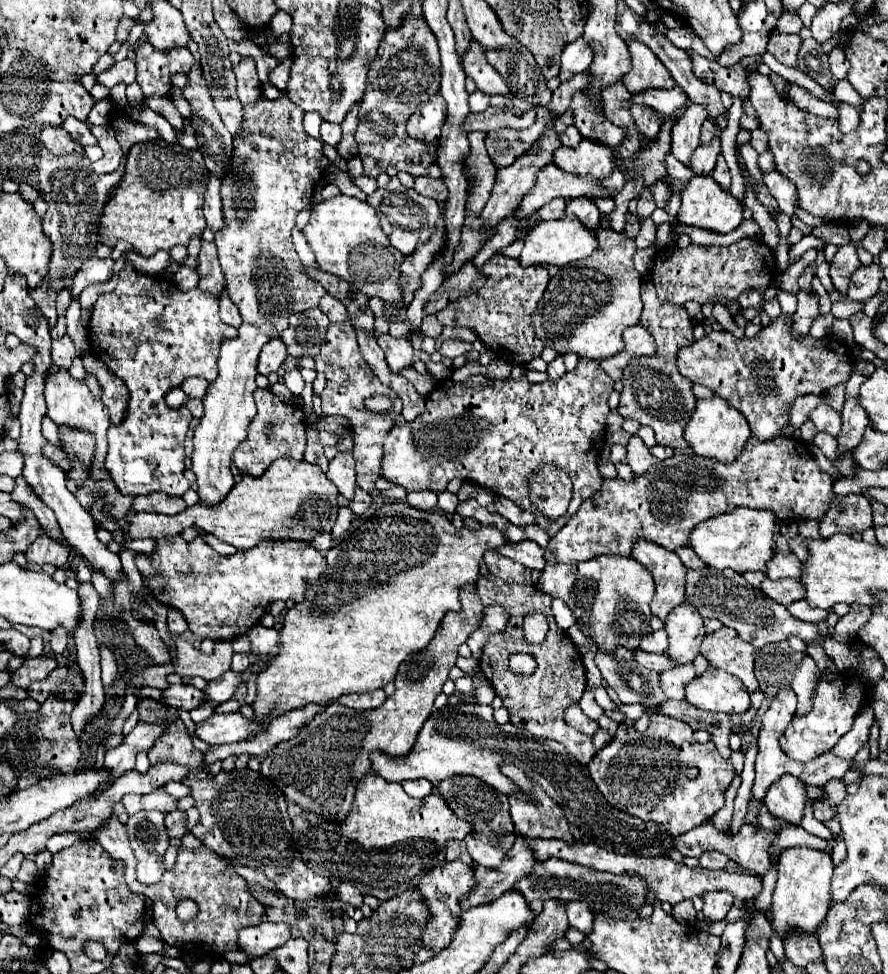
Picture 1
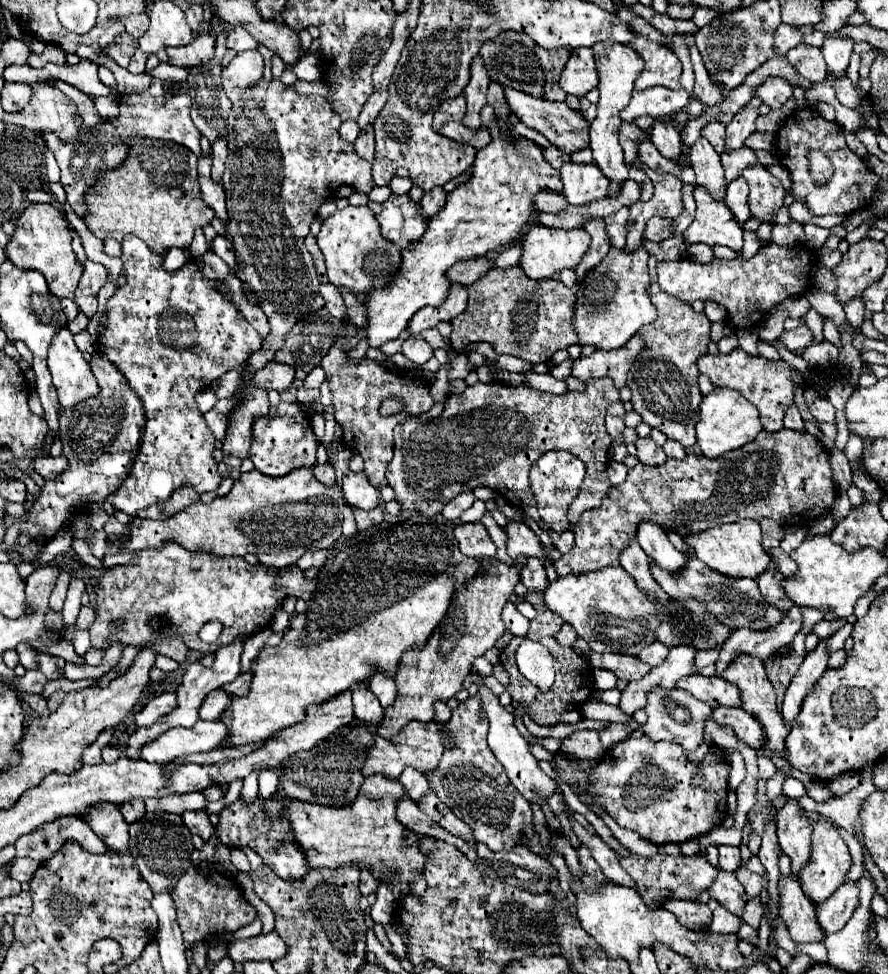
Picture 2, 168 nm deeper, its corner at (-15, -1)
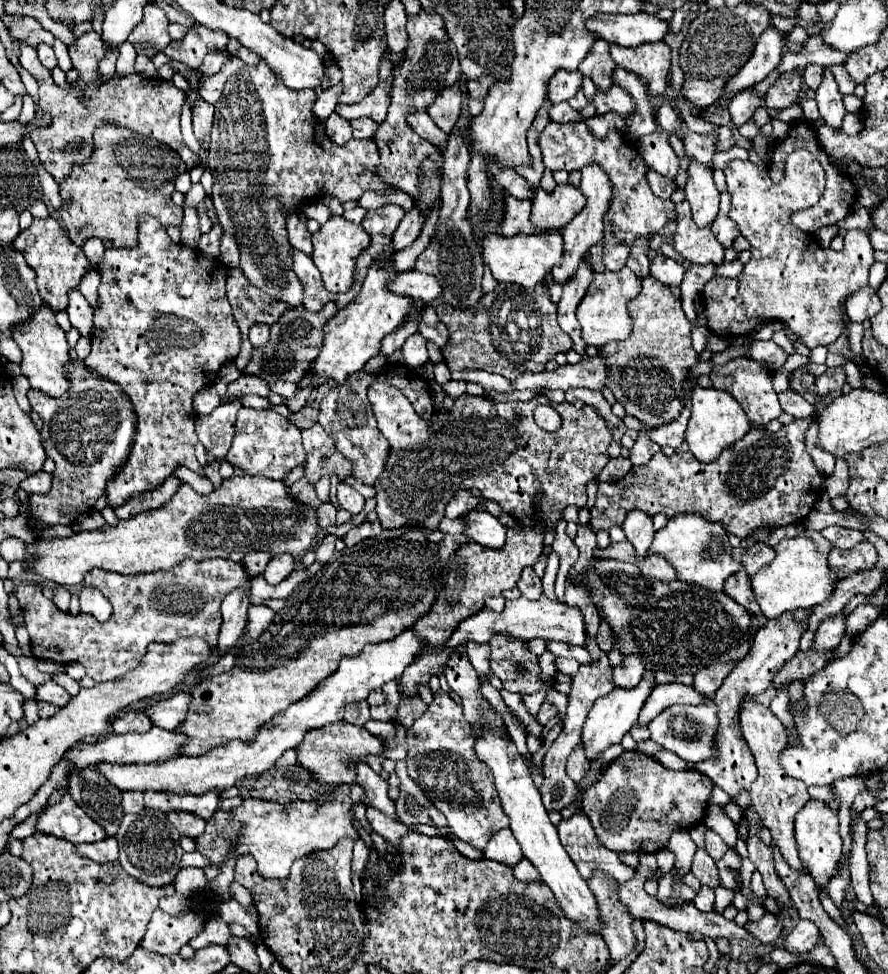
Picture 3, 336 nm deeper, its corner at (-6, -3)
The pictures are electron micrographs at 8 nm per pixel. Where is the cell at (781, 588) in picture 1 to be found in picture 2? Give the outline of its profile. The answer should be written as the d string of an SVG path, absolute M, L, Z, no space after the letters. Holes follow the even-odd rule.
M767 568L767 572L757 576L757 586L759 586L759 592L761 592L763 600L767 600L767 604L771 604L779 610L787 610L793 604L787 598L787 594L783 592L781 580L783 580L783 576L779 572L775 572L775 568Z

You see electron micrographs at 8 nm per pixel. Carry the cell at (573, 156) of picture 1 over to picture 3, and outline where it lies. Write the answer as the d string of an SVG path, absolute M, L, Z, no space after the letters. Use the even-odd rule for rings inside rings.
M556 184L554 190L536 188L532 208L532 224L546 232L558 232L566 228L566 224L582 210L586 204L586 196L580 186L574 184Z

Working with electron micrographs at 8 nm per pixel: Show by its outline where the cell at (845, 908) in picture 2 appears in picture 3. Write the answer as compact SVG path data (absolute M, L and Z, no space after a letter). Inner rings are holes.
M800 920L798 926L784 940L784 948L788 952L808 952L816 946L818 936L820 936L820 932L818 932L818 926L814 926L814 922Z

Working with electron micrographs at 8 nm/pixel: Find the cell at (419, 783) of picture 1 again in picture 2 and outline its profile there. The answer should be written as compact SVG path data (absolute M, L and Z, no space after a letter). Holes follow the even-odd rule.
M407 766L407 768L401 772L399 782L403 782L407 796L409 796L413 802L415 802L415 800L419 800L419 796L423 796L425 792L429 792L429 790L431 790L431 786L429 786L427 778L425 778L419 770L415 770L413 766Z

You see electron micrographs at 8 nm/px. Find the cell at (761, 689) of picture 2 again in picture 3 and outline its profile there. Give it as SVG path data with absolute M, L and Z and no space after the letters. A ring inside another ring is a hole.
M746 696L740 704L740 730L758 766L758 778L750 786L752 806L758 812L762 824L770 830L772 842L780 846L780 852L782 856L786 856L786 862L790 862L790 866L794 866L796 870L808 872L798 860L798 850L796 850L796 840L794 840L794 816L798 814L798 810L802 810L802 804L810 800L810 794L806 786L802 786L802 782L790 778L782 770L782 766L778 766L778 750L786 746L786 728L770 708L760 704L754 696Z

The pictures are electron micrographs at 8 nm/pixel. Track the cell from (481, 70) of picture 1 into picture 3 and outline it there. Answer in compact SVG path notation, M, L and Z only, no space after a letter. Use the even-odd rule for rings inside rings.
M550 121L550 124L544 128L544 132L538 138L538 146L544 158L544 166L550 170L580 170L582 166L586 166L586 162L598 162L606 172L610 172L610 180L614 184L614 202L610 204L610 210L606 212L606 222L604 222L604 264L608 270L620 270L626 264L626 258L630 254L630 246L638 236L648 236L648 234L656 234L660 232L670 220L676 218L676 204L672 200L664 200L652 194L644 172L646 172L646 162L642 160L642 156L638 154L634 144L628 144L618 132L610 132L608 138L596 138L582 122L572 122L572 124L558 124L558 122Z

